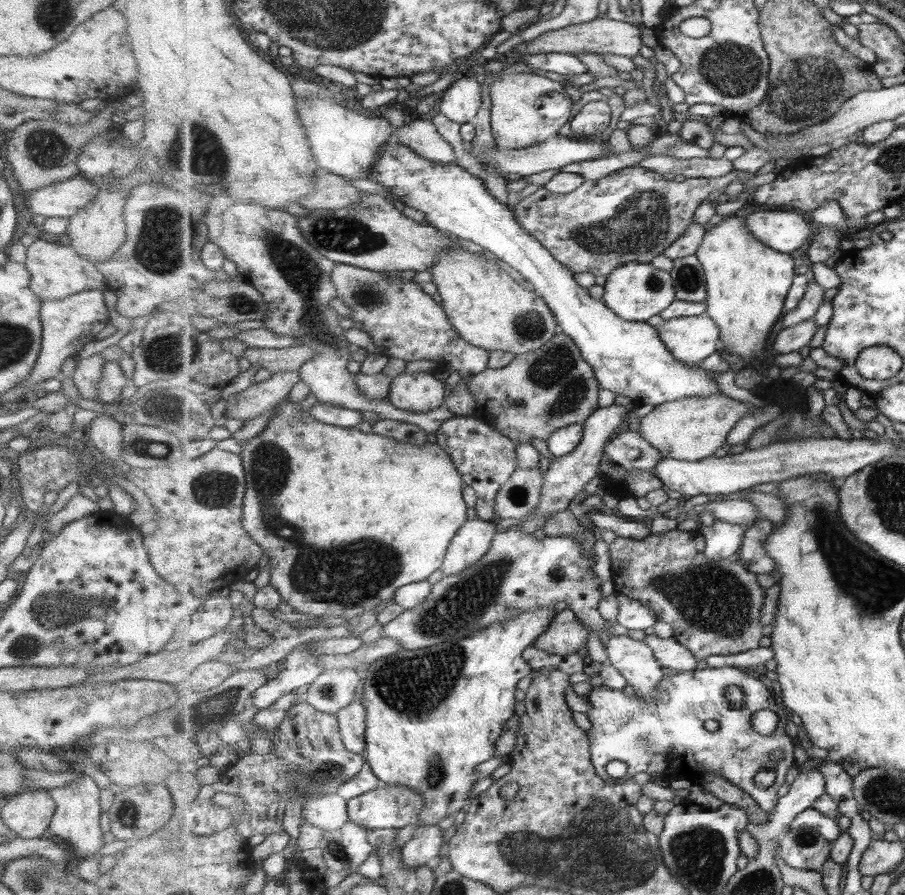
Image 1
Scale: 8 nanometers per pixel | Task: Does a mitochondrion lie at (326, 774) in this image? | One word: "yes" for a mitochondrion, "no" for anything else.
yes

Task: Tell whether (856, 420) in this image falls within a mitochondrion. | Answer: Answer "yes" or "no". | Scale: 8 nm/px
no

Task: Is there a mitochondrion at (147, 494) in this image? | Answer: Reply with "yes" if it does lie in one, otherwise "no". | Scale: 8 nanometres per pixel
no

